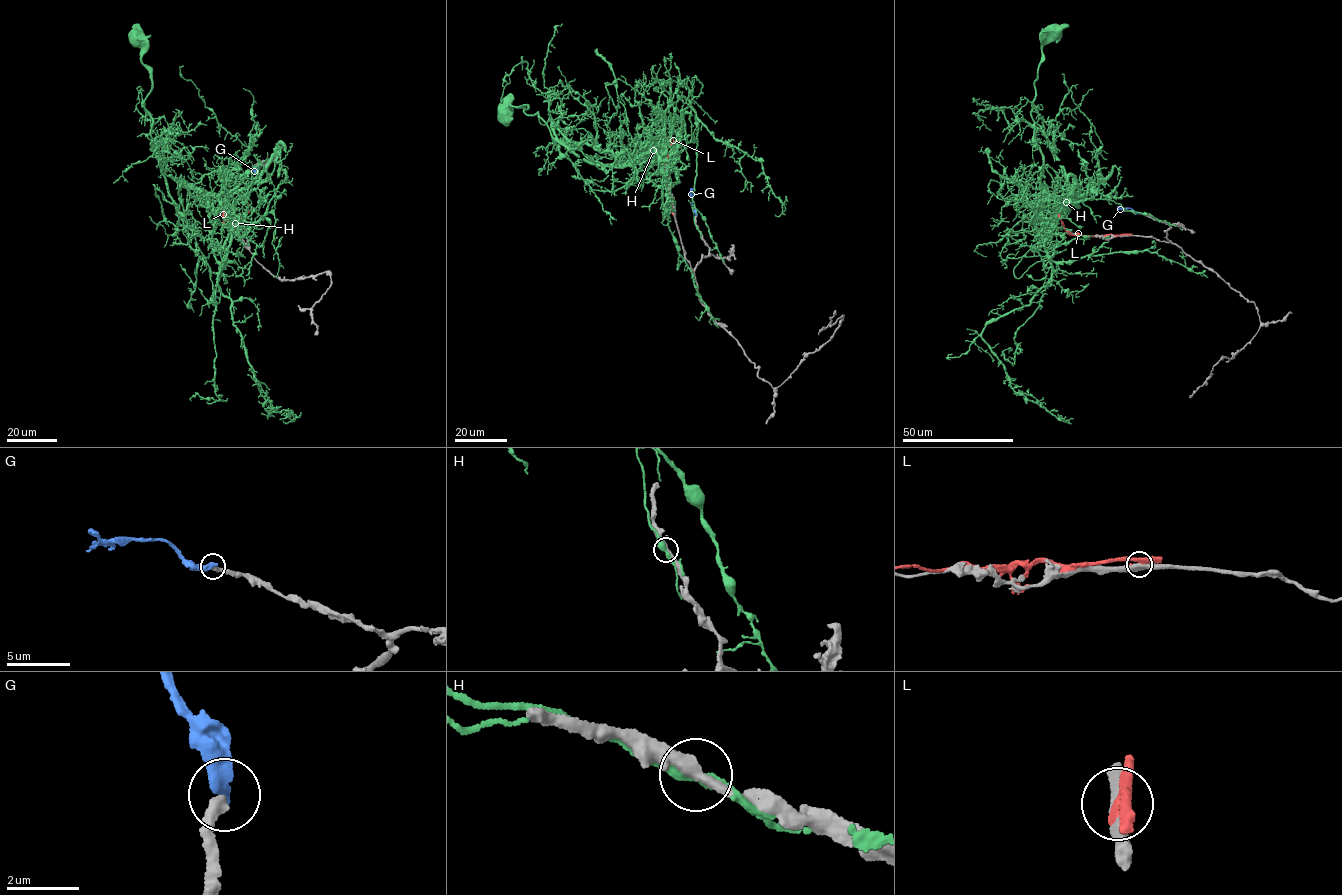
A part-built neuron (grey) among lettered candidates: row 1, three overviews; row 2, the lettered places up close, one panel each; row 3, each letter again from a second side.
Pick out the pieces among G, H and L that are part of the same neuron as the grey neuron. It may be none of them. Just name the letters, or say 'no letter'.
G

